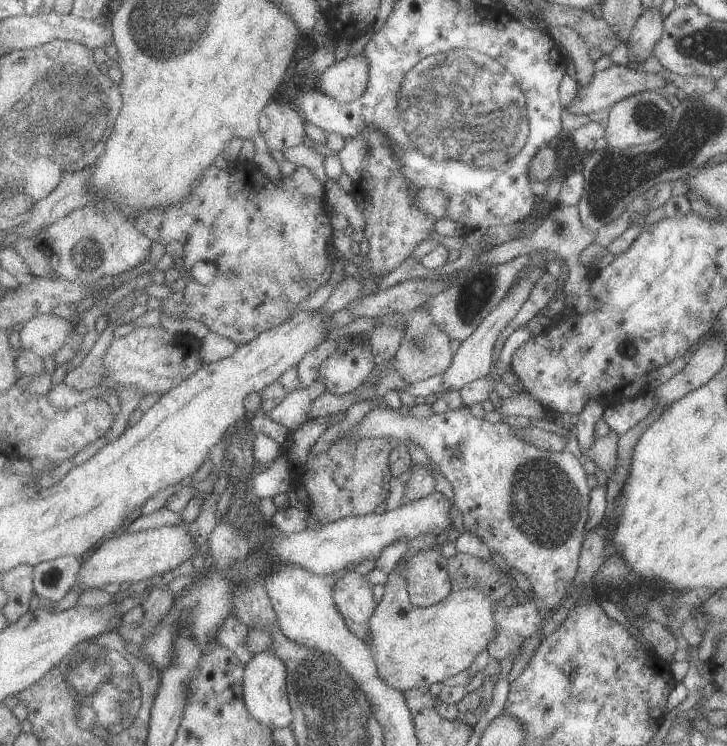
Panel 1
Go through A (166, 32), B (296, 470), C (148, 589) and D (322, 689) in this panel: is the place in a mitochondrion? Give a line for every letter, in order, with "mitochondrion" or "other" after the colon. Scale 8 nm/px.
A: mitochondrion
B: other
C: other
D: mitochondrion

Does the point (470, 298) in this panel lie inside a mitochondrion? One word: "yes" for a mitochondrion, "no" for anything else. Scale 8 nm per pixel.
yes

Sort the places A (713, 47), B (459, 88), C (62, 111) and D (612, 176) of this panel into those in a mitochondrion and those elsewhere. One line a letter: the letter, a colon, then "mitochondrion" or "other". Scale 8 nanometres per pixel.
A: mitochondrion
B: mitochondrion
C: mitochondrion
D: mitochondrion

